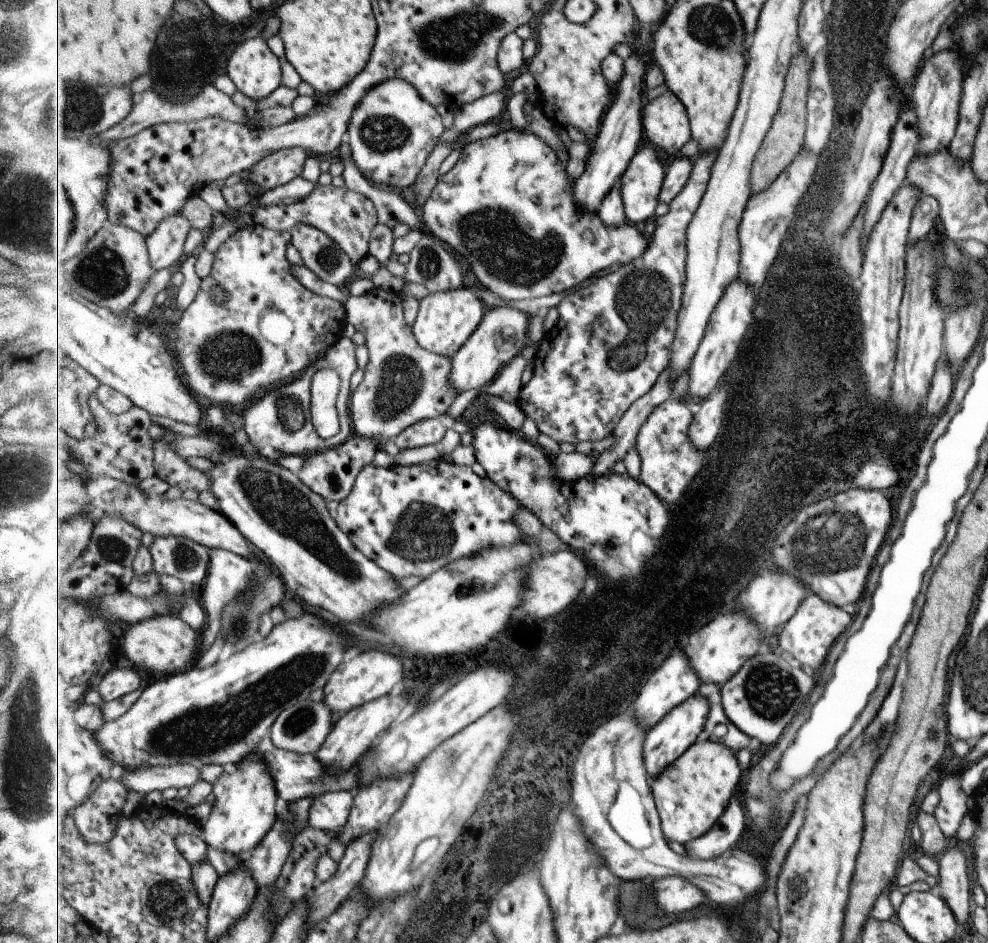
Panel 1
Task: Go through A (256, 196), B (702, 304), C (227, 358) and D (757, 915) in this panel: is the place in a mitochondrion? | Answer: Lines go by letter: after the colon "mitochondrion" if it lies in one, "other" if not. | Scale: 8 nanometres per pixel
A: other
B: other
C: mitochondrion
D: mitochondrion

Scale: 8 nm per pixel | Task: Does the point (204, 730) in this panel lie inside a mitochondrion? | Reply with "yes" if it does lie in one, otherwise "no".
yes

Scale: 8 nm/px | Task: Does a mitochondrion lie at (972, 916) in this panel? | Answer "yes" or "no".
no

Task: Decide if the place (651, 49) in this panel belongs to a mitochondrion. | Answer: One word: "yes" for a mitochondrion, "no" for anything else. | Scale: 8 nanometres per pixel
no

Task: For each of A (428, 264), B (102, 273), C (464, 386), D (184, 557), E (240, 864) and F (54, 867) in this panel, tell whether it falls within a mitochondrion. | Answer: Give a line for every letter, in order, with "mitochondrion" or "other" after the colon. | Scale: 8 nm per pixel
A: mitochondrion
B: mitochondrion
C: other
D: mitochondrion
E: other
F: other

